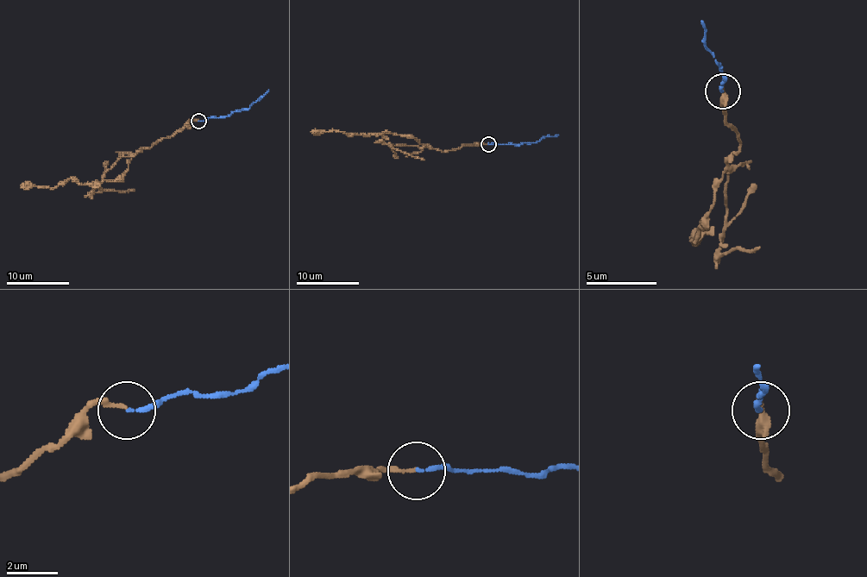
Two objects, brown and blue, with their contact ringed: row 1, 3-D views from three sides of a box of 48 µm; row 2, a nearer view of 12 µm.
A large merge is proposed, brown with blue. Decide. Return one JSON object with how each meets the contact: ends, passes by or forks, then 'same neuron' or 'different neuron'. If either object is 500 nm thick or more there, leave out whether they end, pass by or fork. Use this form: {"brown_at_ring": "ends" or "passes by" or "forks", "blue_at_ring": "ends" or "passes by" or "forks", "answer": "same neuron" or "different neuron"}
{"brown_at_ring": "ends", "blue_at_ring": "ends", "answer": "different neuron"}

